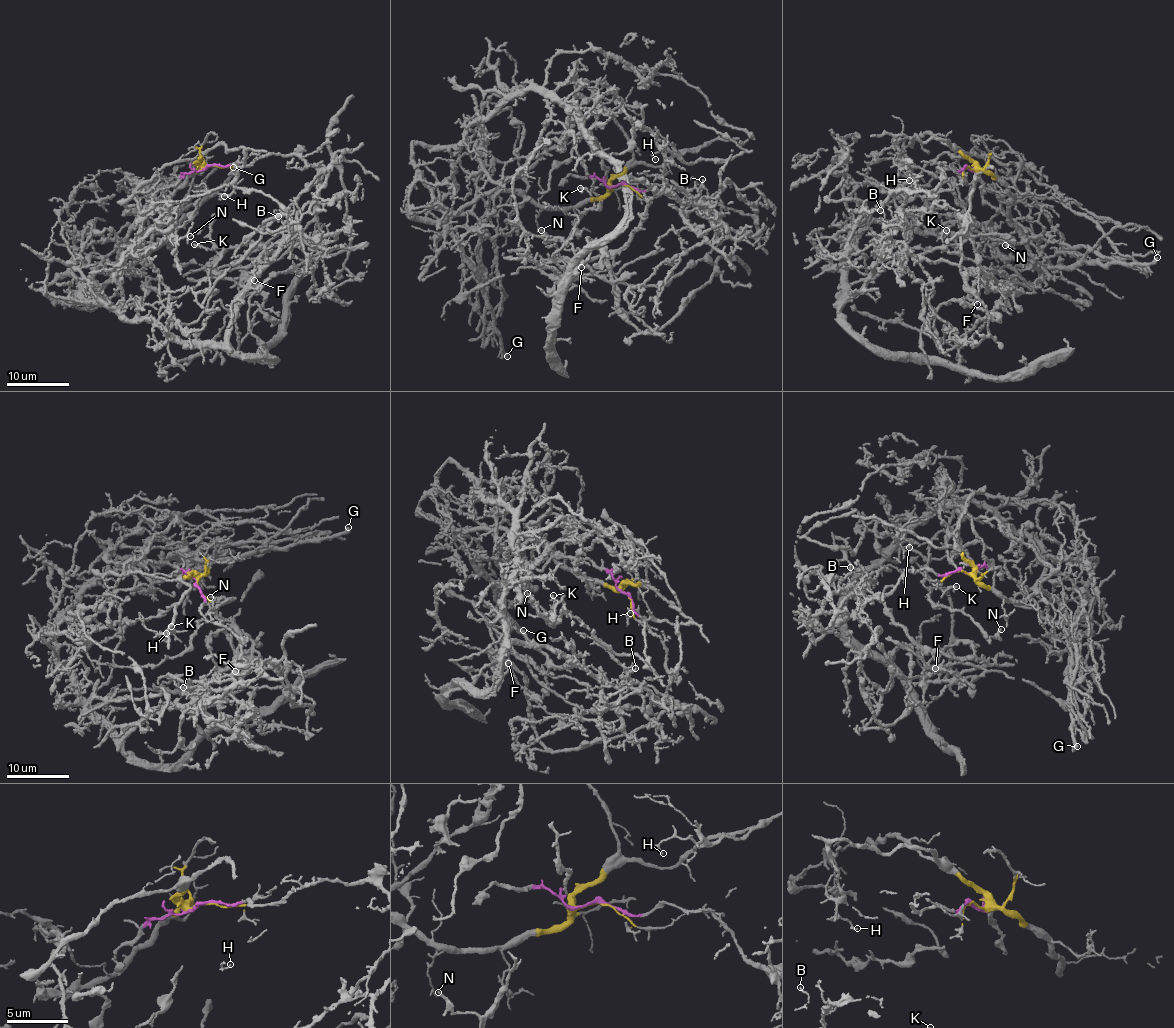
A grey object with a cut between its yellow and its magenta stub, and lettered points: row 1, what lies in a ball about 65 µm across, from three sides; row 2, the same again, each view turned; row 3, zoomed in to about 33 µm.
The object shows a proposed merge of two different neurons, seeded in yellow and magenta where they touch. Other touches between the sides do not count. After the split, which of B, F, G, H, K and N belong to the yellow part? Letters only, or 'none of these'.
G, H

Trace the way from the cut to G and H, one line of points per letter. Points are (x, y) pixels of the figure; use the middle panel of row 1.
G: (617, 185), (550, 210), (516, 192), (484, 194), (446, 222), (481, 282), (507, 356)
H: (617, 185), (612, 186), (612, 179), (636, 164), (659, 165), (705, 144), (680, 155), (657, 151), (655, 160)

